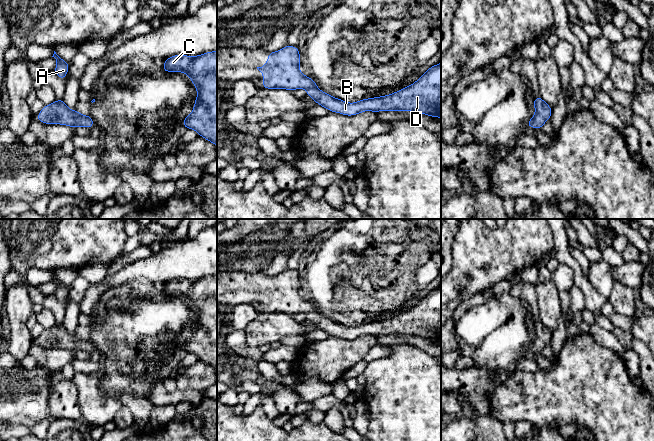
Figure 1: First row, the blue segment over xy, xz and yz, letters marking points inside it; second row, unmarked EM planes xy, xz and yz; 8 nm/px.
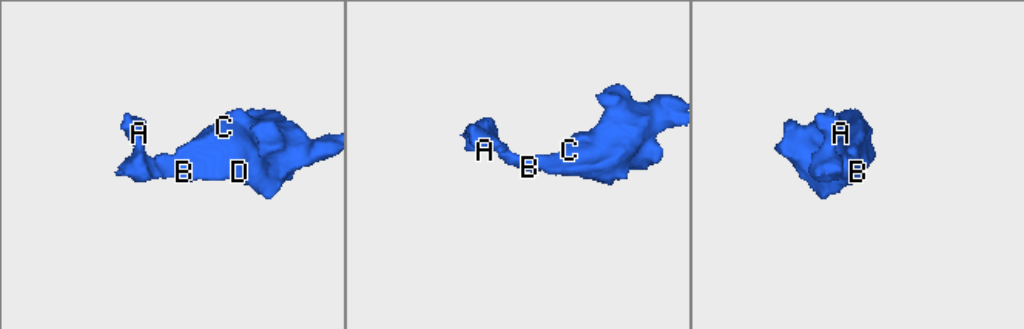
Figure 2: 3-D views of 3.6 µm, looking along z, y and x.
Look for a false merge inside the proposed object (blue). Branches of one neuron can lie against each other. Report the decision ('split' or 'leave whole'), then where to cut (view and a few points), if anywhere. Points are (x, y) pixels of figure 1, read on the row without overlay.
leave whole; cut none

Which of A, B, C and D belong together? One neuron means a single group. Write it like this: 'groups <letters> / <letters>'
groups A B C D

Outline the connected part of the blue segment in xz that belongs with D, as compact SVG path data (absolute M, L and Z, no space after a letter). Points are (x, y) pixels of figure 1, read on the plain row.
M285 270L268 277L263 291L257 293L263 298L262 312L265 313L306 313L307 320L316 328L346 340L364 335L412 335L431 341L441 342L441 286L423 297L410 310L380 321L367 322L355 327L332 321L321 315L316 306L299 294L300 276L296 270Z

